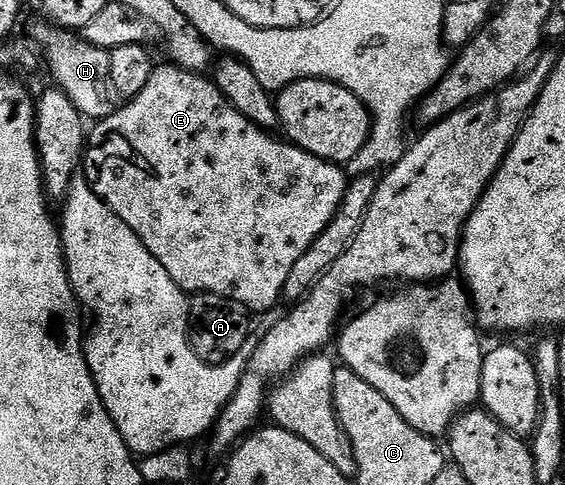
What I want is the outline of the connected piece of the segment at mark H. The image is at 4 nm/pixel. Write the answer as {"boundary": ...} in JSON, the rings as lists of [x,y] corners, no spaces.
{"boundary":[[[46,20],[32,24],[29,38],[41,51],[45,66],[51,69],[51,78],[55,81],[52,83],[65,92],[69,100],[73,100],[73,108],[77,108],[84,119],[96,123],[112,114],[117,108],[117,95],[109,72],[110,50],[97,48],[86,42],[76,31],[65,30]]]}

